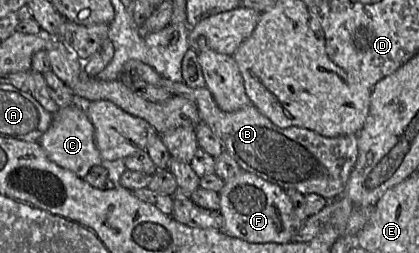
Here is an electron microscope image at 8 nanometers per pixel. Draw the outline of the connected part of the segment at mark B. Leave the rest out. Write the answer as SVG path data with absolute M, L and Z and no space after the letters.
M138 60L128 61L121 71L137 73L143 81L167 90L172 96L193 101L201 121L217 135L223 145L223 151L226 151L242 170L283 190L292 188L304 195L315 193L328 201L337 198L344 190L357 160L357 134L329 138L297 126L281 128L252 104L234 112L225 112L218 107L206 87L194 89L183 82L173 82Z

